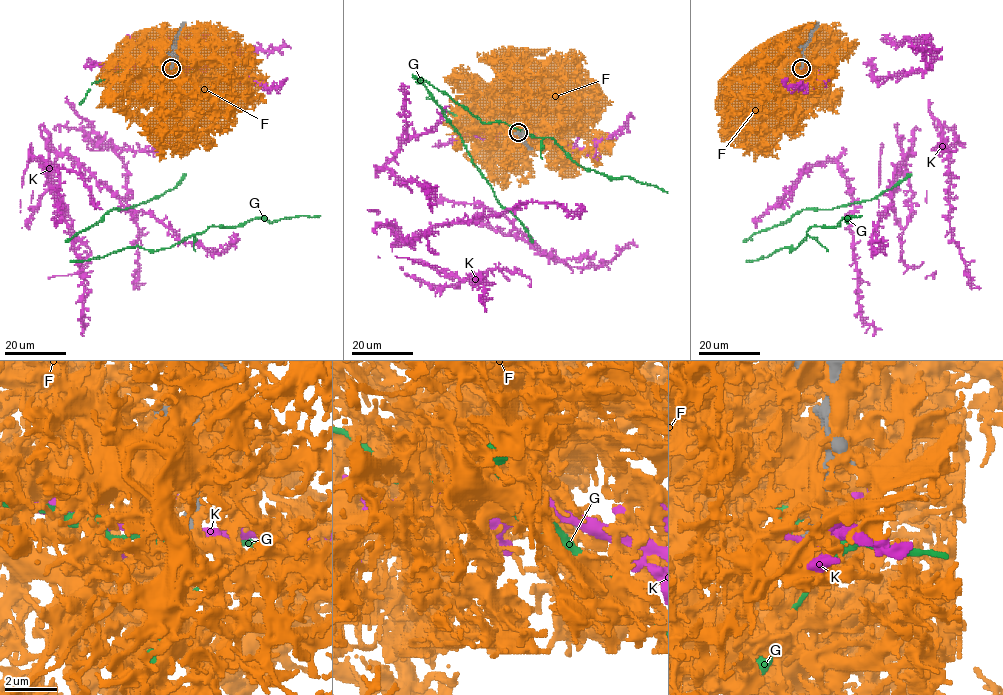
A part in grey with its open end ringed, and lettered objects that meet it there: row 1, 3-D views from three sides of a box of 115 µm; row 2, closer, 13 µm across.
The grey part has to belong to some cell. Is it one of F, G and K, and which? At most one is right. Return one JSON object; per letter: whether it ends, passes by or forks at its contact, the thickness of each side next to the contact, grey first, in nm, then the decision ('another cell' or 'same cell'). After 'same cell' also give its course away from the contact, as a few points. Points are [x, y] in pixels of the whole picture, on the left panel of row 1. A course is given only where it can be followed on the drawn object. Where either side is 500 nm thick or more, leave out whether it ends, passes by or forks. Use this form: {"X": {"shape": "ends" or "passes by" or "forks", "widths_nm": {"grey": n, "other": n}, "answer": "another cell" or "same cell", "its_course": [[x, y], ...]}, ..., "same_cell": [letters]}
{"F": {"widths_nm": {"grey": 750, "other": 240}, "answer": "another cell"}, "G": {"widths_nm": {"grey": 750, "other": 460}, "answer": "another cell"}, "K": {"widths_nm": {"grey": 750, "other": 360}, "answer": "another cell"}, "same_cell": []}

